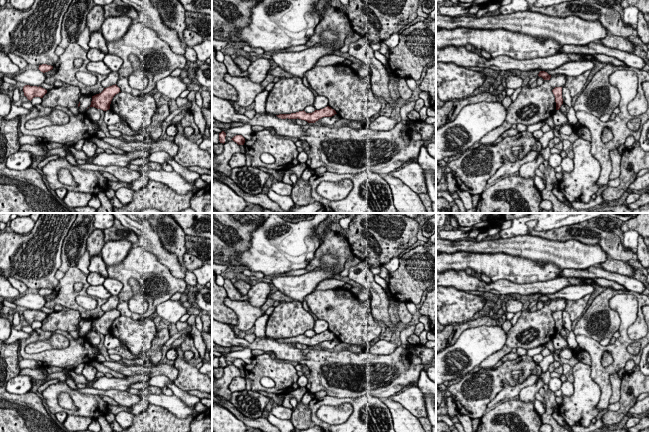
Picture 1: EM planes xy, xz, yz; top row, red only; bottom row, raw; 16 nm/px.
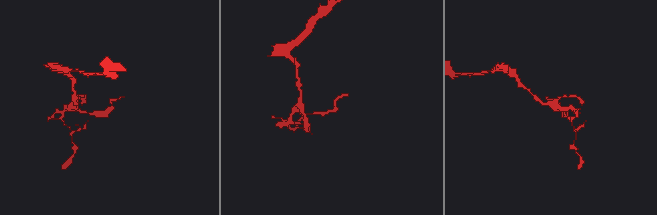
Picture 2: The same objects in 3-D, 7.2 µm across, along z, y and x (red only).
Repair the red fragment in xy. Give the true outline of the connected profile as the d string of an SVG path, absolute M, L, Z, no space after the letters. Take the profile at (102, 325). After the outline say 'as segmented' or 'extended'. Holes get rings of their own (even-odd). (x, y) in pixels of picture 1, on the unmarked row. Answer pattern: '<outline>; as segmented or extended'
M116 308L104 312L101 317L92 320L90 331L95 331L103 335L109 334L113 321L119 316L121 316L120 312Z; as segmented

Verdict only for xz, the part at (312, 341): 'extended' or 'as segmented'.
as segmented

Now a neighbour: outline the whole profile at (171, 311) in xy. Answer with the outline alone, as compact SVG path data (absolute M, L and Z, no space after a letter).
M167 300L157 305L155 312L161 320L176 324L187 313L187 309L182 305L182 300Z

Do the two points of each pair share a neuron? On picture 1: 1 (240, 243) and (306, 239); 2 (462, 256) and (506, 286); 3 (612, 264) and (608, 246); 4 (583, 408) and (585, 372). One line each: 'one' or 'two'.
1: two
2: two
3: two
4: one

